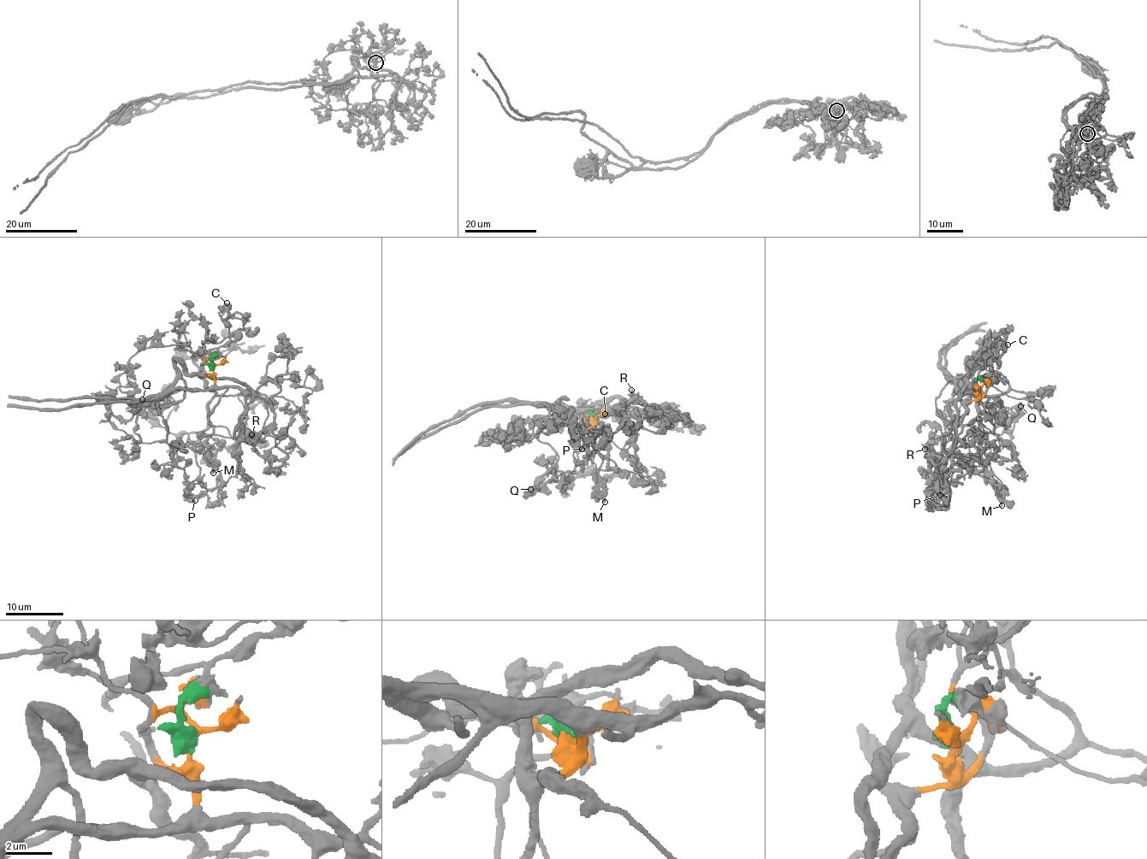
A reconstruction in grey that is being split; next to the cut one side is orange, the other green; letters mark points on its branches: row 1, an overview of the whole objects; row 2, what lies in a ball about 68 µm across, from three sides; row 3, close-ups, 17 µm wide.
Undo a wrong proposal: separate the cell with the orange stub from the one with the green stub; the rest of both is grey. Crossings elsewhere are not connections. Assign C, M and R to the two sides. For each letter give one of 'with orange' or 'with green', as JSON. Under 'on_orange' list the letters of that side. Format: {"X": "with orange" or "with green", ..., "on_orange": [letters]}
{"C": "with orange", "M": "with orange", "R": "with orange", "on_orange": ["C", "M", "R"]}

